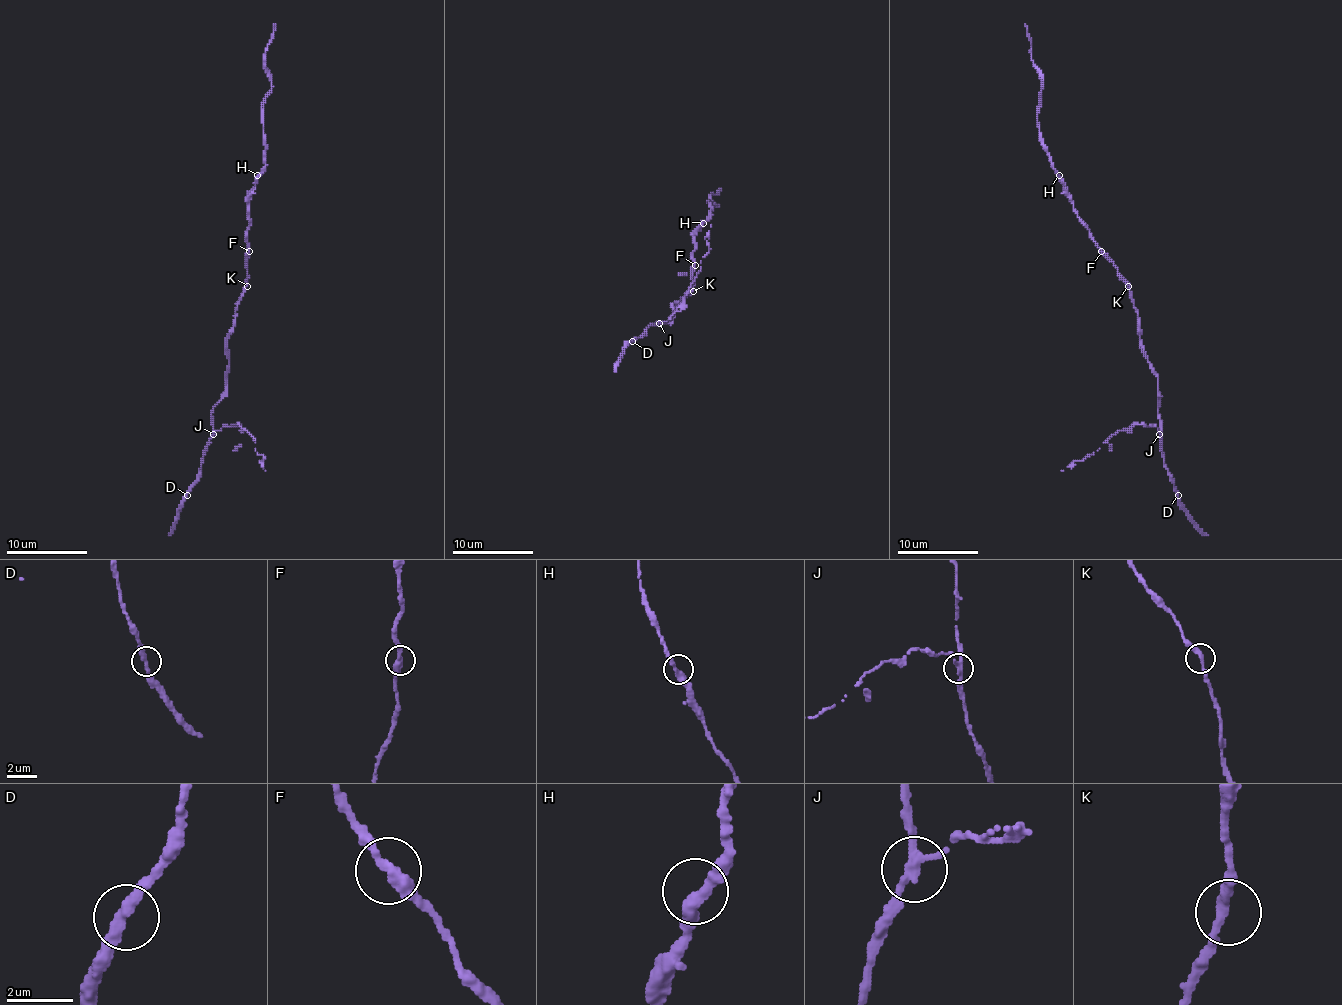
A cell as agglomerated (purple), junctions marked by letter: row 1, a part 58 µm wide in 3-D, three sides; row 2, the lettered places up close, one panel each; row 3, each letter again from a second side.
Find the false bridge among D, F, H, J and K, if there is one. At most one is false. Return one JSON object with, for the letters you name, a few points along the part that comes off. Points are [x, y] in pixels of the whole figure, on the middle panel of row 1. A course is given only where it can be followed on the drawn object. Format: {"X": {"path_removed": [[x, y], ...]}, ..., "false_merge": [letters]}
{"J": {"path_removed": [[658, 323], [669, 319], [701, 269], [701, 261], [709, 251], [705, 237], [711, 225]]}, "false_merge": ["J"]}

